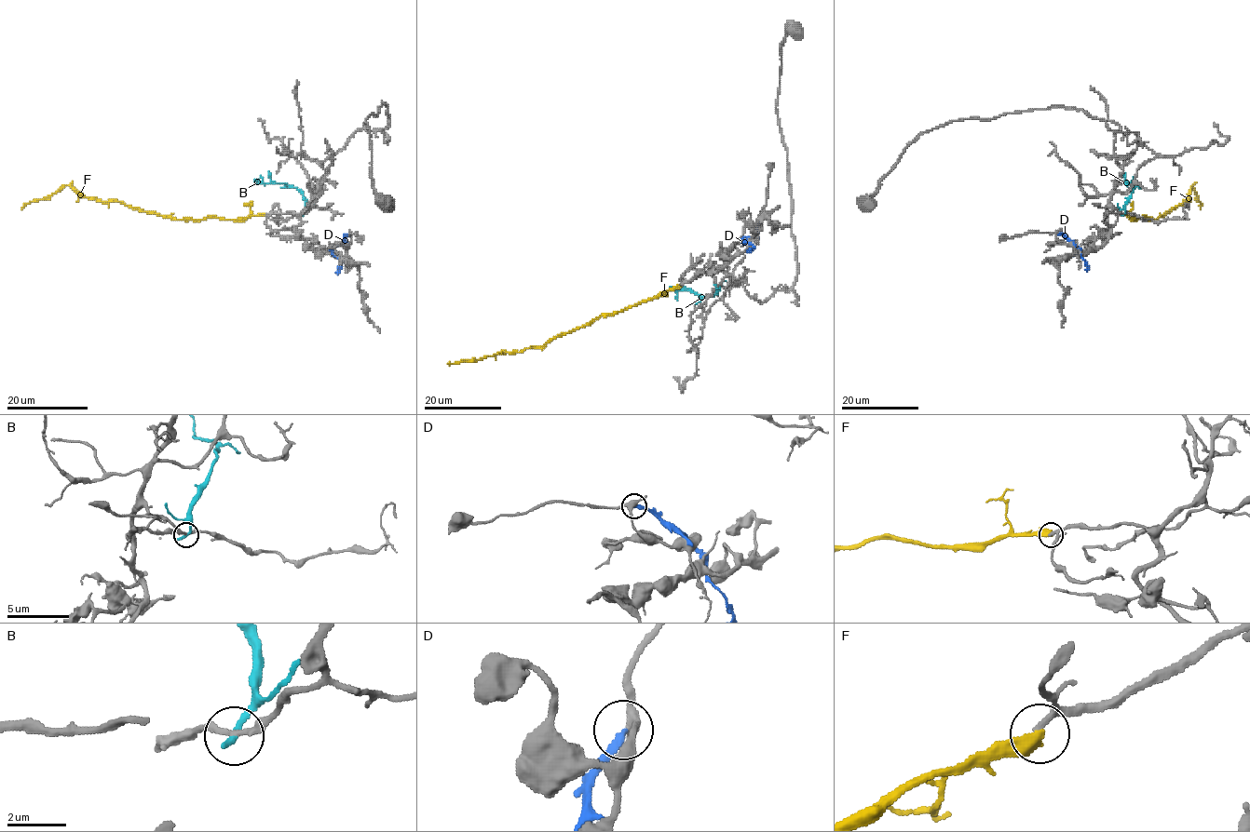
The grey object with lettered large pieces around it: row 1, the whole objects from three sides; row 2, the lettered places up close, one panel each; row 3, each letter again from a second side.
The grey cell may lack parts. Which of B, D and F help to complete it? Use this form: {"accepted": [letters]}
{"accepted": ["F"]}

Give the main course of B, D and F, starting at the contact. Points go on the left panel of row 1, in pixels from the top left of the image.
B: (304, 214), (305, 199), (298, 189), (275, 182), (263, 183), (260, 176)
D: (348, 234), (340, 244), (330, 248), (342, 261), (341, 269), (335, 273)
F: (264, 216), (173, 219), (135, 210), (122, 202), (82, 196), (68, 184), (47, 198), (27, 203), (22, 208)

